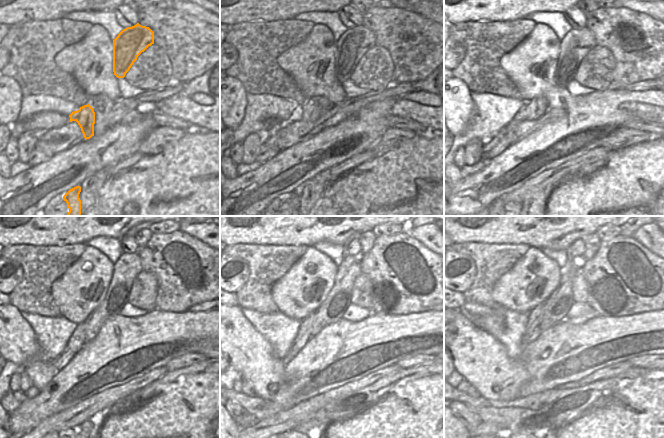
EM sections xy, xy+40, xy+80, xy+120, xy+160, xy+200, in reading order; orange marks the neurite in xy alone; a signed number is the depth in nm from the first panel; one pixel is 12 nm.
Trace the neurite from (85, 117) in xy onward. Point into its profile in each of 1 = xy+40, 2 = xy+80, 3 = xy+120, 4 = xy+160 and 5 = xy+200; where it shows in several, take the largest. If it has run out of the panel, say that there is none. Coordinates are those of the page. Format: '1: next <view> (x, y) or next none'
1: next xy+40 (309, 112)
2: next xy+80 (534, 109)
3: next xy+120 (128, 266)
4: next xy+160 (332, 309)
5: next xy+200 (552, 311)

